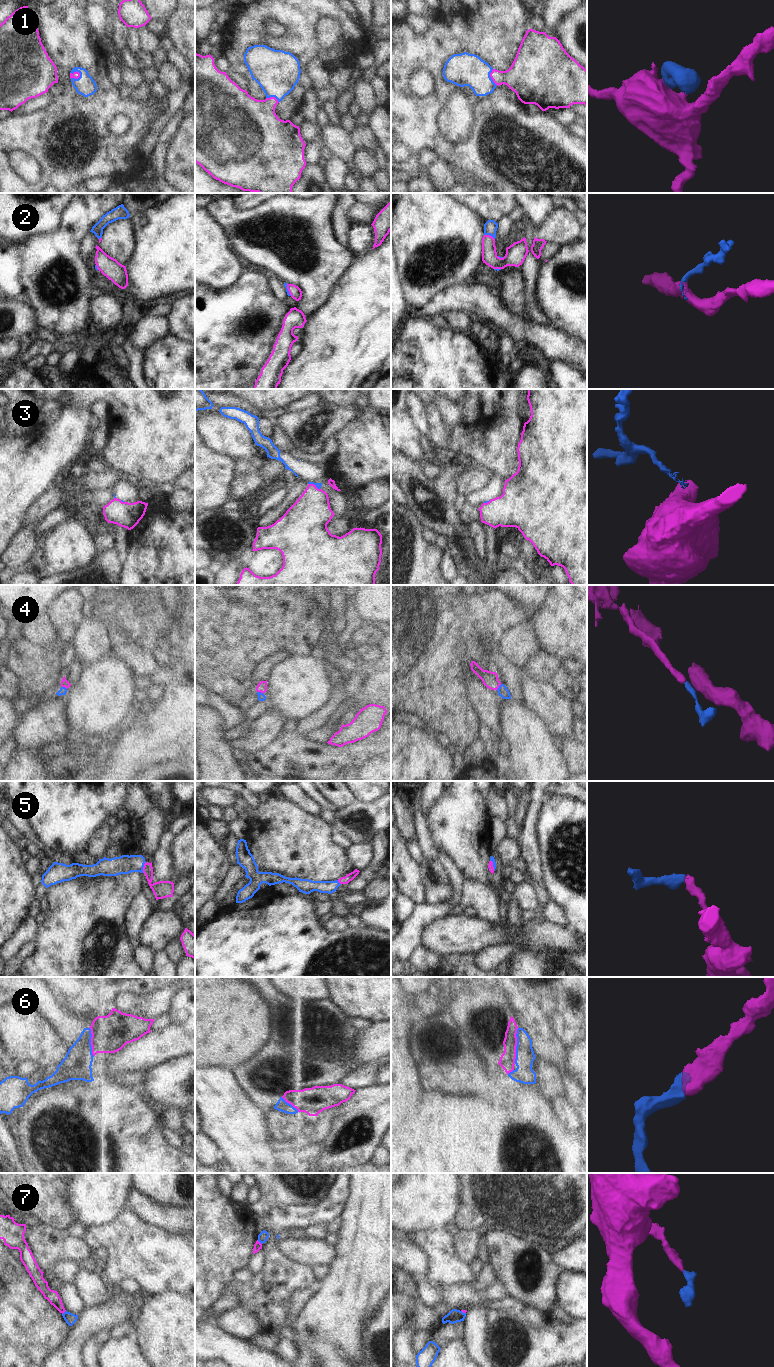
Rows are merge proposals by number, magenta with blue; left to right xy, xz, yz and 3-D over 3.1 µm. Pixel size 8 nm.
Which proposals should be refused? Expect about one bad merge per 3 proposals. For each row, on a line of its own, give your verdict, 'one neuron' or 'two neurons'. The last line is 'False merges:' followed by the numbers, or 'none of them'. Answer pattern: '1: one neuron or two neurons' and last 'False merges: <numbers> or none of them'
1: one neuron
2: one neuron
3: two neurons
4: one neuron
5: one neuron
6: one neuron
7: two neurons
False merges: 3, 7

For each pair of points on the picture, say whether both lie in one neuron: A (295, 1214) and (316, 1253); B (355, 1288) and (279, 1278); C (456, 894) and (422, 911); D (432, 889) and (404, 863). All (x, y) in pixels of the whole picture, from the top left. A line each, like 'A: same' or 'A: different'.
A: different
B: different
C: same
D: different

